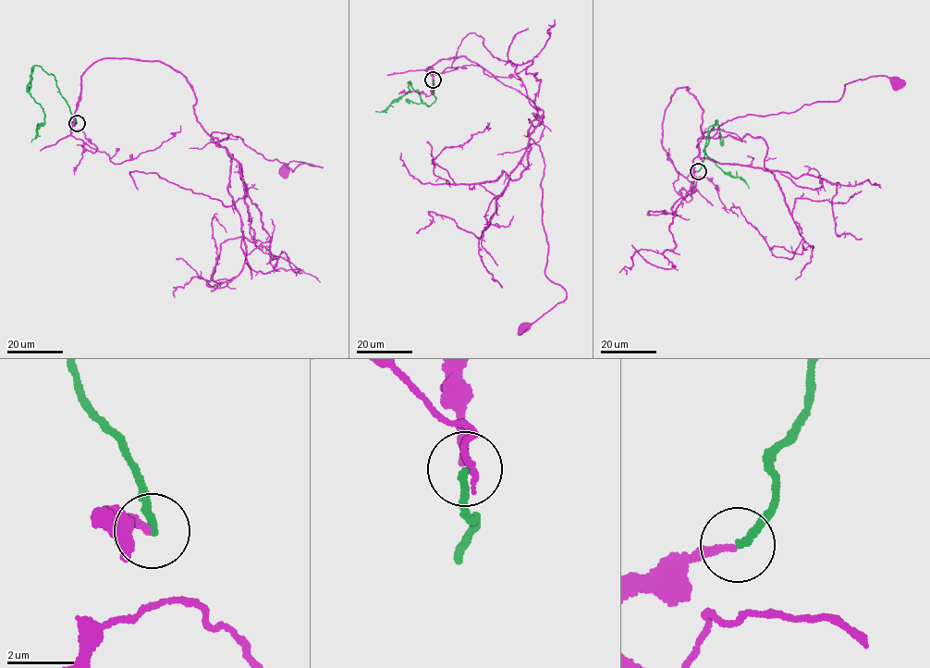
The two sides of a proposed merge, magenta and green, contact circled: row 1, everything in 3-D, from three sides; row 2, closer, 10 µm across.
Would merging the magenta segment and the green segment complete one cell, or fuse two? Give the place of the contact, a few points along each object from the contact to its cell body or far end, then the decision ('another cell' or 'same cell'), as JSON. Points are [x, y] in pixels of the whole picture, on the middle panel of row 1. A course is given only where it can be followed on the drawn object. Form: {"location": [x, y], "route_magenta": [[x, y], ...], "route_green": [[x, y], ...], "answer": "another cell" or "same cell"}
{"location": [433, 80], "route_magenta": [[433, 80], [433, 65], [463, 55], [544, 117], [528, 118], [544, 164], [544, 274], [567, 296], [523, 327]], "route_green": [[433, 80], [436, 98], [429, 106], [408, 82], [407, 92], [387, 108], [375, 112]], "answer": "same cell"}

